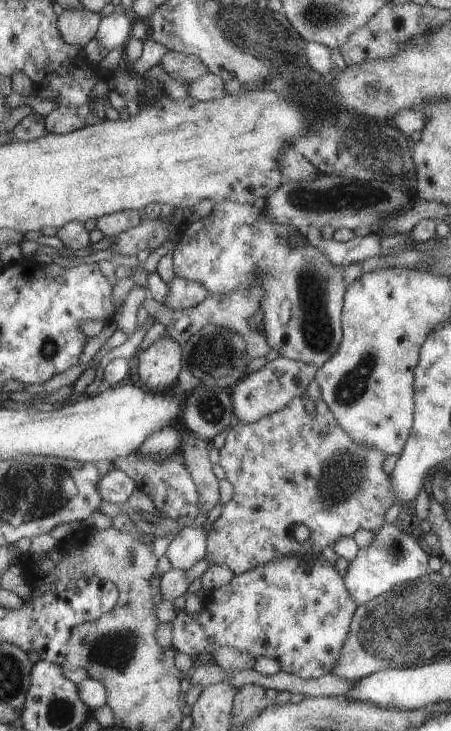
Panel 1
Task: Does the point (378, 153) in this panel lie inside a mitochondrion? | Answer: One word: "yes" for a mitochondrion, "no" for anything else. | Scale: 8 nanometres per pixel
yes

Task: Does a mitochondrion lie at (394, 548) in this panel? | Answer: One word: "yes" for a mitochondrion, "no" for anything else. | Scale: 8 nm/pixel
yes

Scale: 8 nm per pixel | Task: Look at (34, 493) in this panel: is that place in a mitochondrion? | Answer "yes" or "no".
yes

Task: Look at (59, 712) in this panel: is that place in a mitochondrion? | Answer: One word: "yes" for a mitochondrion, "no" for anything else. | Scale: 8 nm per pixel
yes

